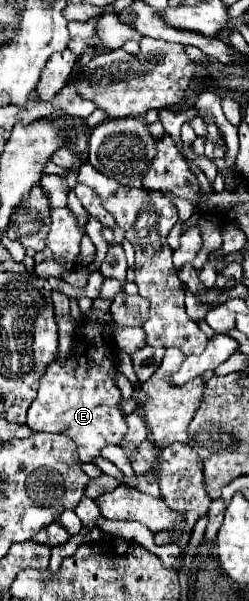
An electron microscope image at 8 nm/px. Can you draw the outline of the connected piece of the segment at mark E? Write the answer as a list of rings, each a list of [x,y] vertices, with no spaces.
[[[90,309],[90,313],[84,315],[80,325],[76,327],[74,335],[80,335],[80,337],[74,337],[74,349],[72,349],[70,357],[64,363],[60,363],[56,359],[54,363],[50,363],[46,367],[46,371],[44,371],[44,375],[40,379],[38,397],[34,399],[34,403],[28,409],[26,425],[32,431],[46,431],[46,433],[64,433],[64,435],[68,435],[76,443],[76,451],[78,451],[82,463],[90,463],[92,459],[100,457],[100,449],[104,449],[108,445],[120,445],[124,441],[126,431],[128,431],[126,413],[120,409],[122,393],[120,393],[120,389],[116,387],[116,381],[114,381],[116,367],[118,367],[118,351],[114,347],[116,327],[118,325],[112,321],[112,313]]]

